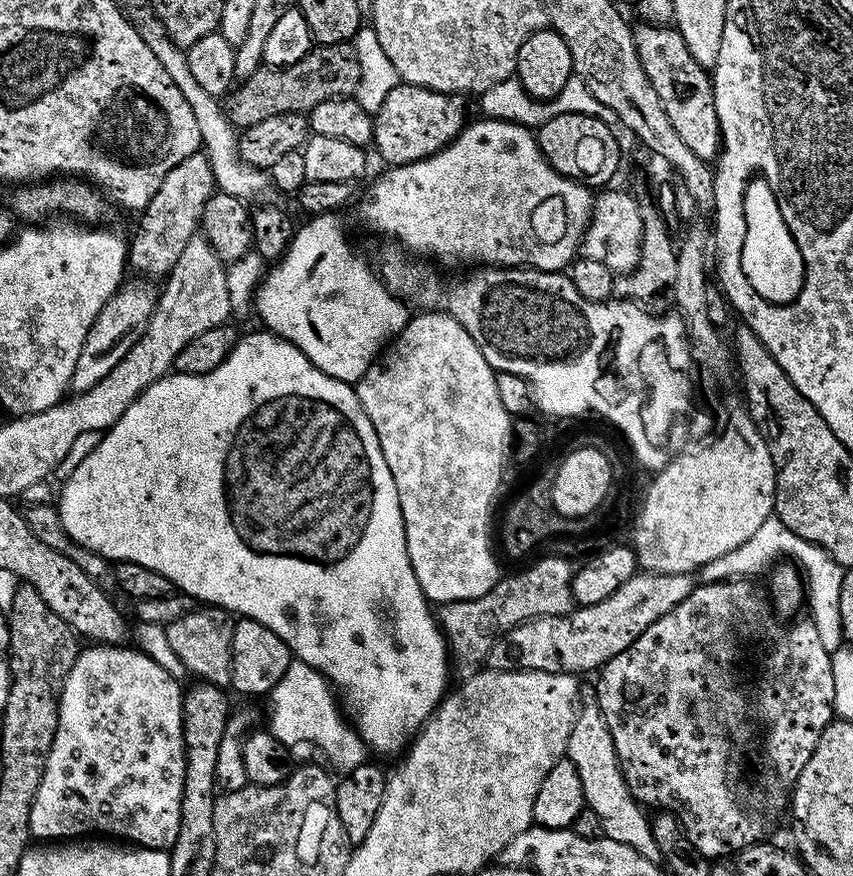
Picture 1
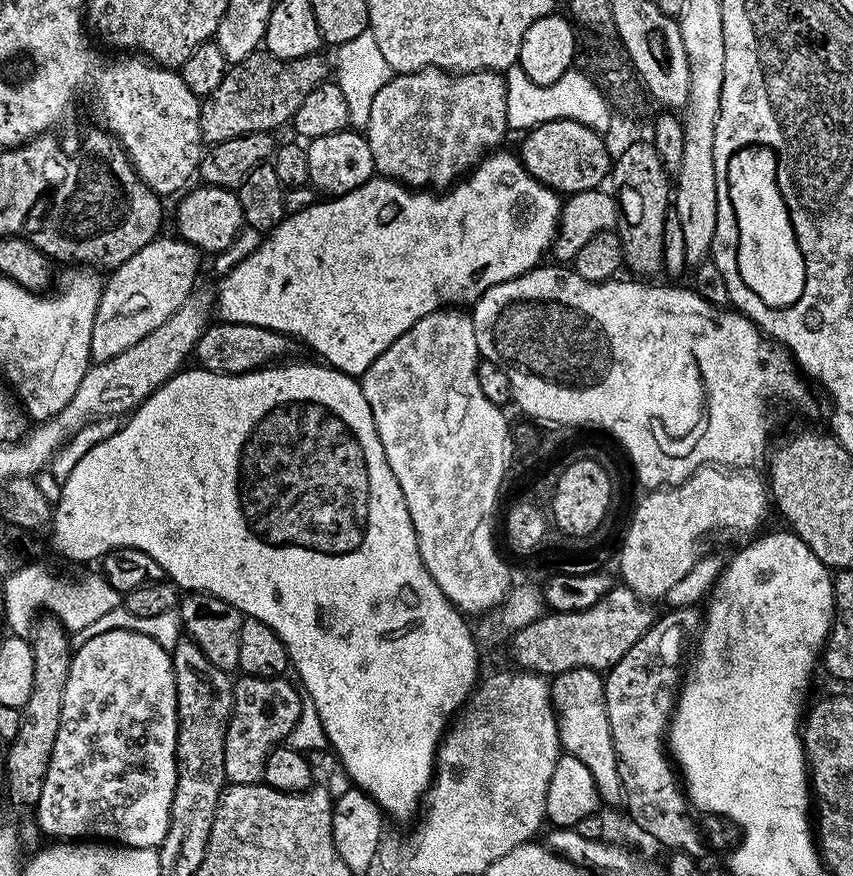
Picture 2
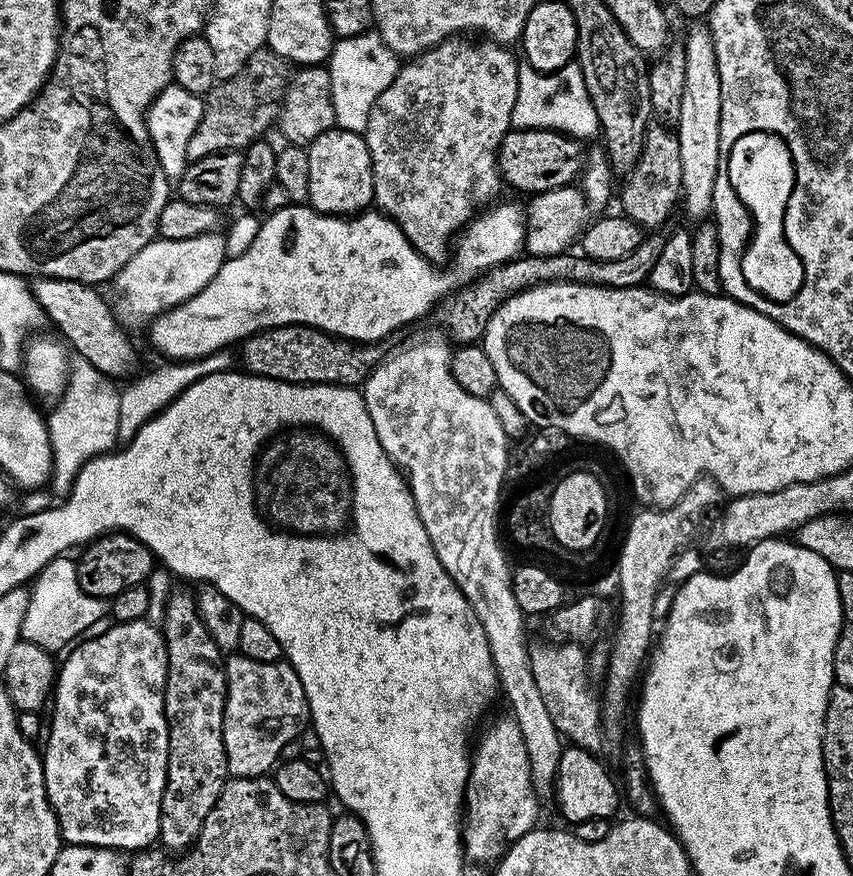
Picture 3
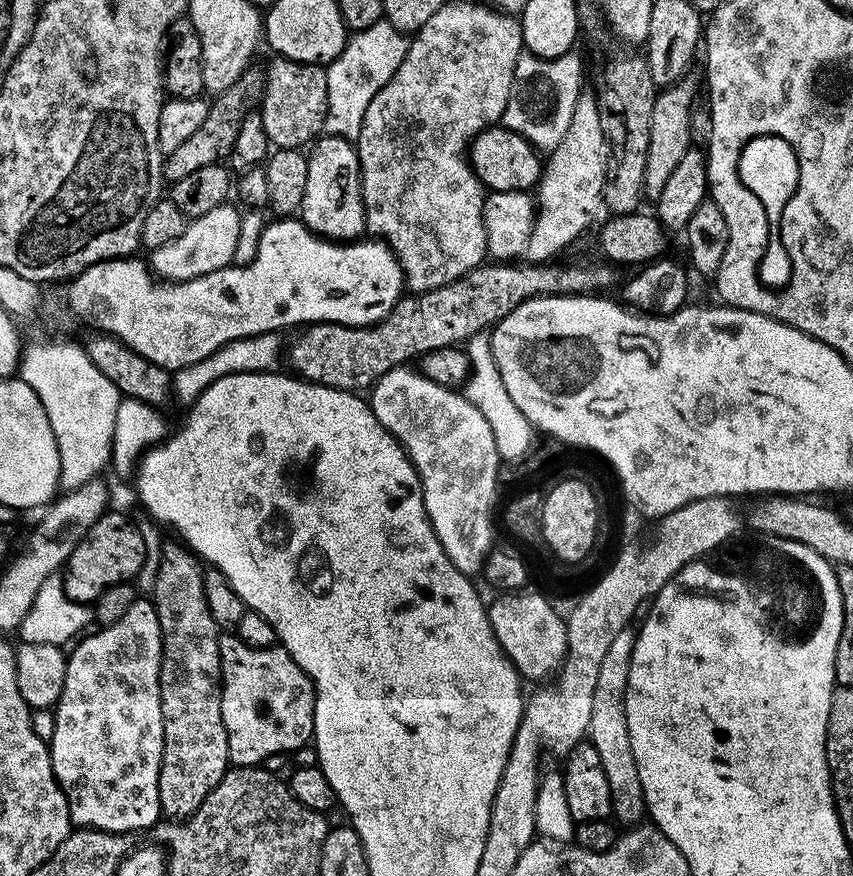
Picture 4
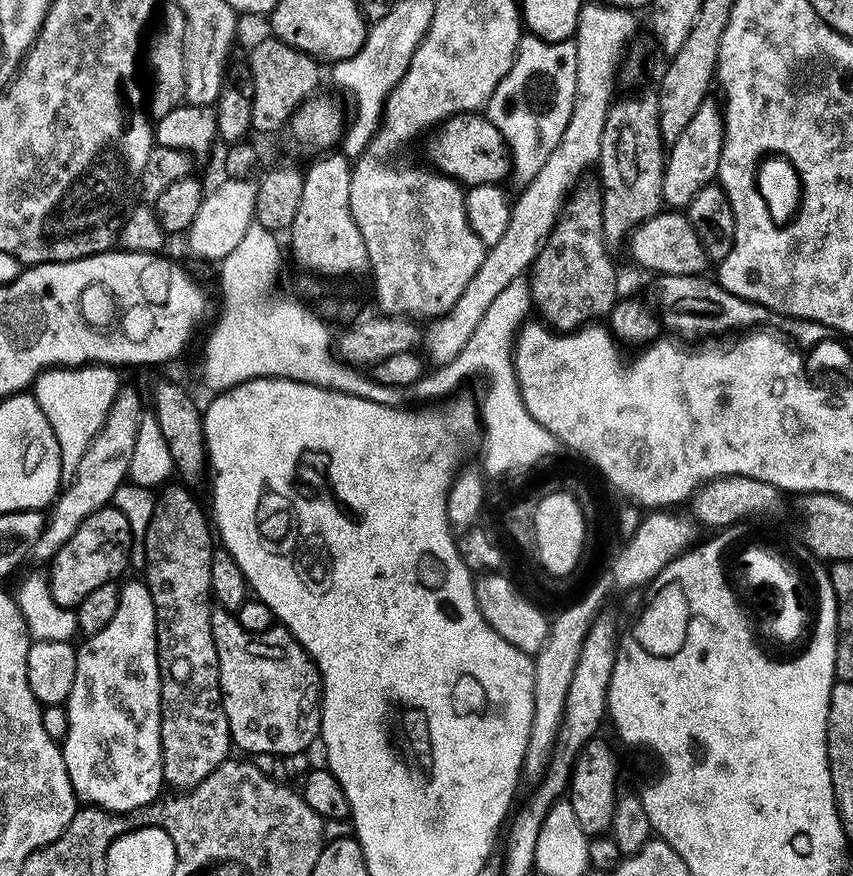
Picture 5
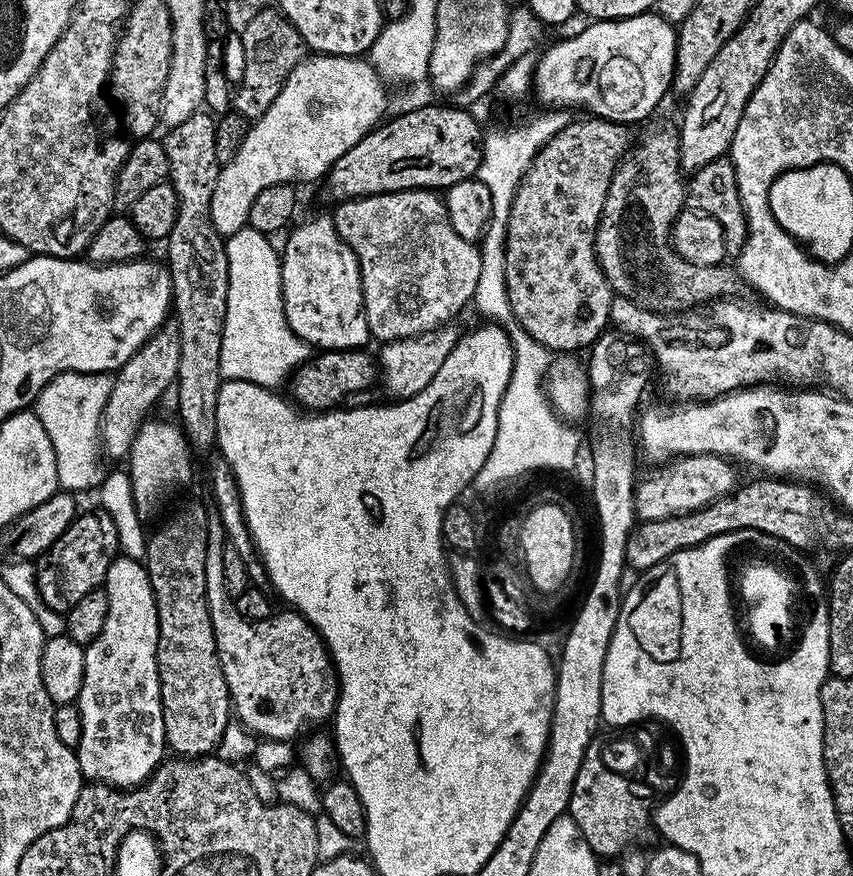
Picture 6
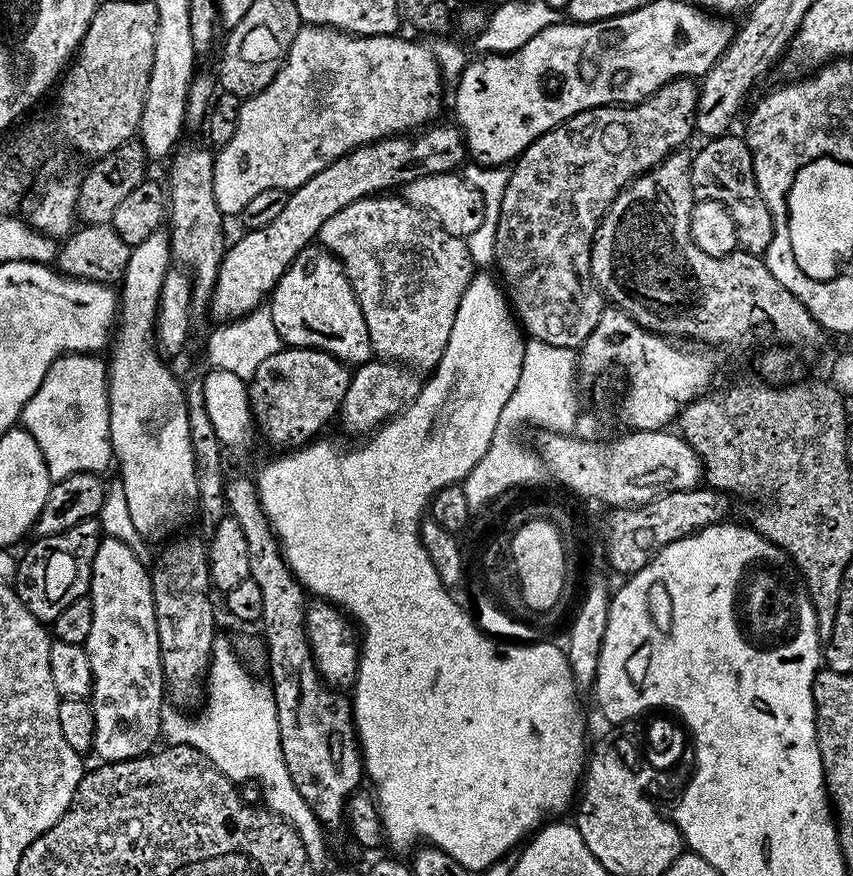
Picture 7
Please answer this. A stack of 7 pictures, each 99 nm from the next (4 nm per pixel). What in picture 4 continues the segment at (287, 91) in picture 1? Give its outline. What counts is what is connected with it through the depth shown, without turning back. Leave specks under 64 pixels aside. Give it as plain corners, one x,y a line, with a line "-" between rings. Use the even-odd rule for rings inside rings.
256,66
248,67
230,86
230,90
219,93
209,103
208,117
206,122
186,142
175,145
164,158
164,179
168,182
175,182
186,178
186,174
194,174
194,170
202,170
202,166
210,166
227,161
232,154
234,138
238,138
238,130
246,114
253,111
264,97
264,72
256,69
-
216,100
216,101
215,101
-
172,152
172,153
171,153

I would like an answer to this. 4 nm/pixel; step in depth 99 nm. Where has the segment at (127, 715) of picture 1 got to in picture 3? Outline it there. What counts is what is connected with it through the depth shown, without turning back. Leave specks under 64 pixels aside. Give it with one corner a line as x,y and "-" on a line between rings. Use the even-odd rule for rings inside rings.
147,619
126,622
125,624
113,623
112,628
106,629
105,632
97,631
92,634
97,634
97,636
89,635
87,638
81,639
67,653
69,656
65,658
64,664
62,660
59,665
54,685
54,699
50,704
52,725
49,723
46,728
48,745
42,748
42,759
44,777
46,778
46,794
50,798
50,806
54,810
60,827
60,838
65,845
88,844
92,848
114,848
117,850
132,848
131,850
139,850
155,845
160,835
162,794
168,773
168,723
164,713
164,687
166,686
168,659
166,658
163,631
157,625
155,628
154,625
148,623

